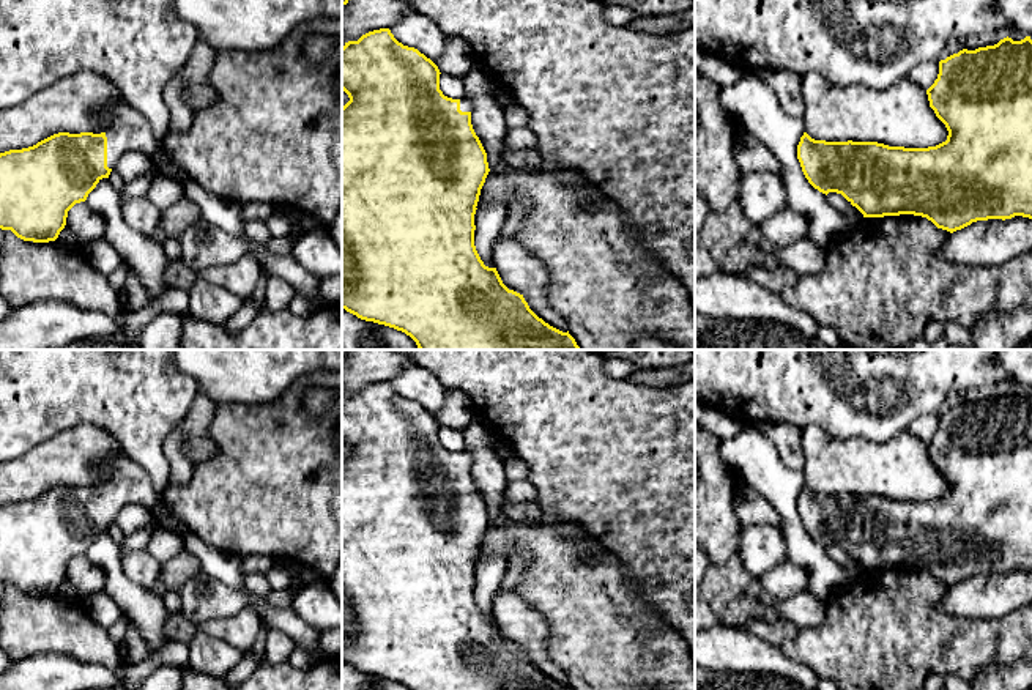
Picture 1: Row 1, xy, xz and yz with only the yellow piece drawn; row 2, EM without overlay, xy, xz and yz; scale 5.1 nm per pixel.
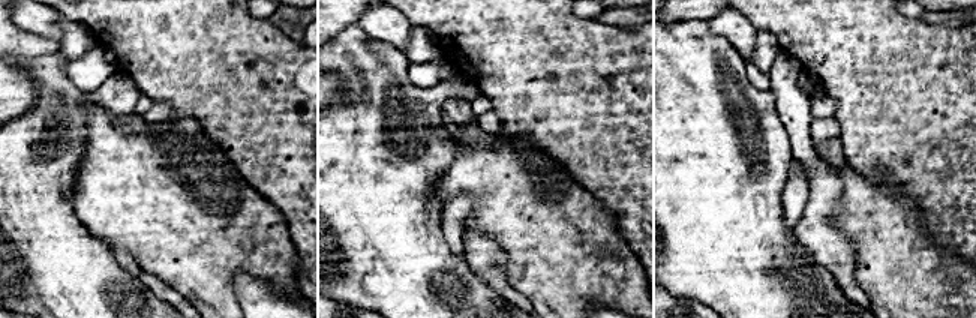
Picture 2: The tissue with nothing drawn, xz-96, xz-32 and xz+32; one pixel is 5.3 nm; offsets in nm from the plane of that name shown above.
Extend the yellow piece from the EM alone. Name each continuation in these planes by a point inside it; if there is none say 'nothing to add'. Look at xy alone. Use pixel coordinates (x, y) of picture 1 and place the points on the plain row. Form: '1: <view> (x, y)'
1: xy (129, 484)

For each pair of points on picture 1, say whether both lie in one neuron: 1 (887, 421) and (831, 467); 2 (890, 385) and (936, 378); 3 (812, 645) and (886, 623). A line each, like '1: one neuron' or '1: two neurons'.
1: two neurons
2: one neuron
3: one neuron

